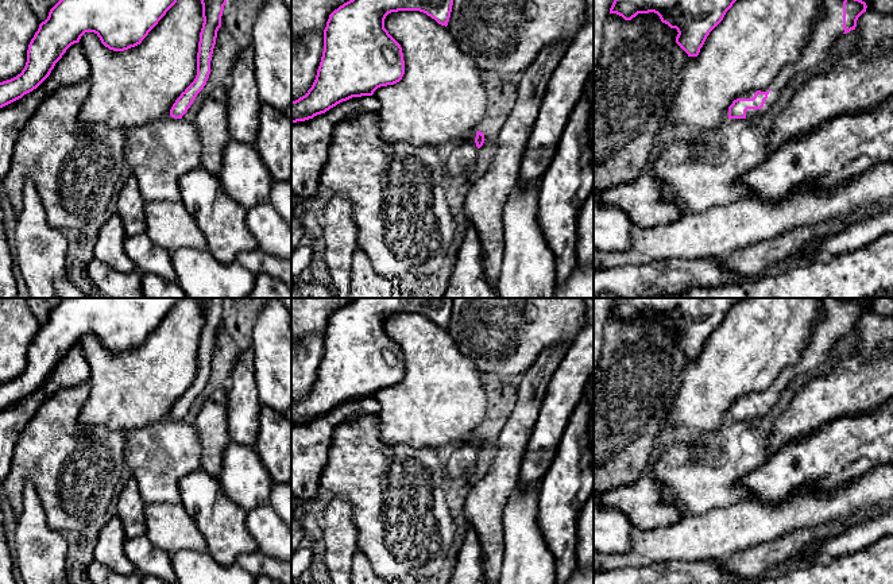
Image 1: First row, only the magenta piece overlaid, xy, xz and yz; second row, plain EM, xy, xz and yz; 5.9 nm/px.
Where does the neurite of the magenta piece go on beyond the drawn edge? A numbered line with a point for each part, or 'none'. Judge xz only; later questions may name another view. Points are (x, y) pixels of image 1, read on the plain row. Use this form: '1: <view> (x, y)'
none

